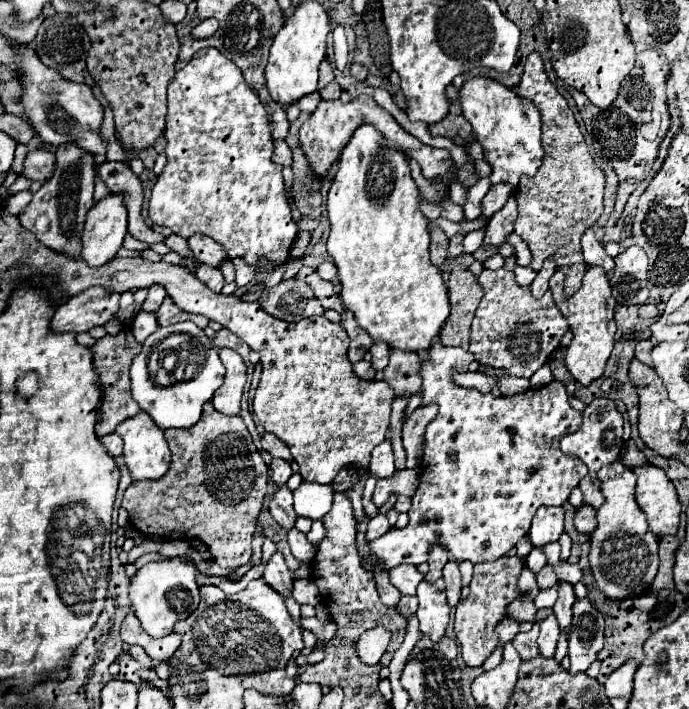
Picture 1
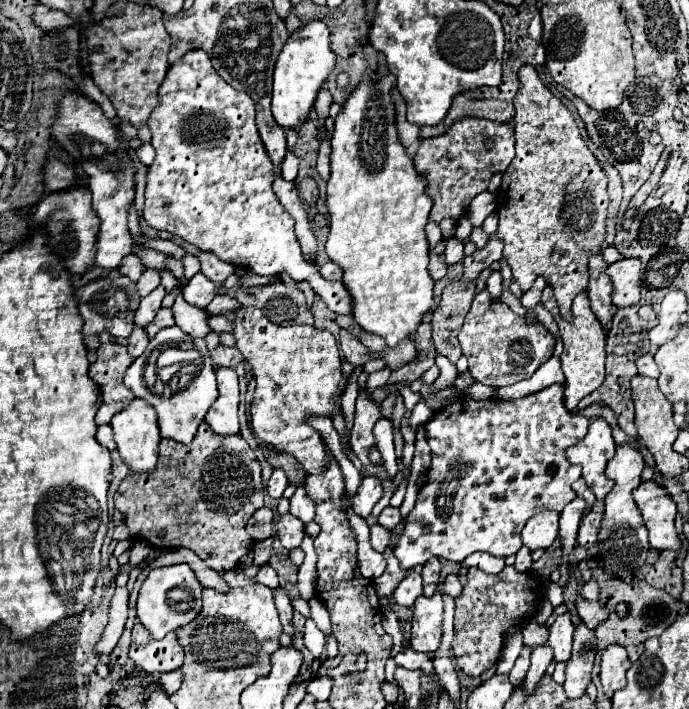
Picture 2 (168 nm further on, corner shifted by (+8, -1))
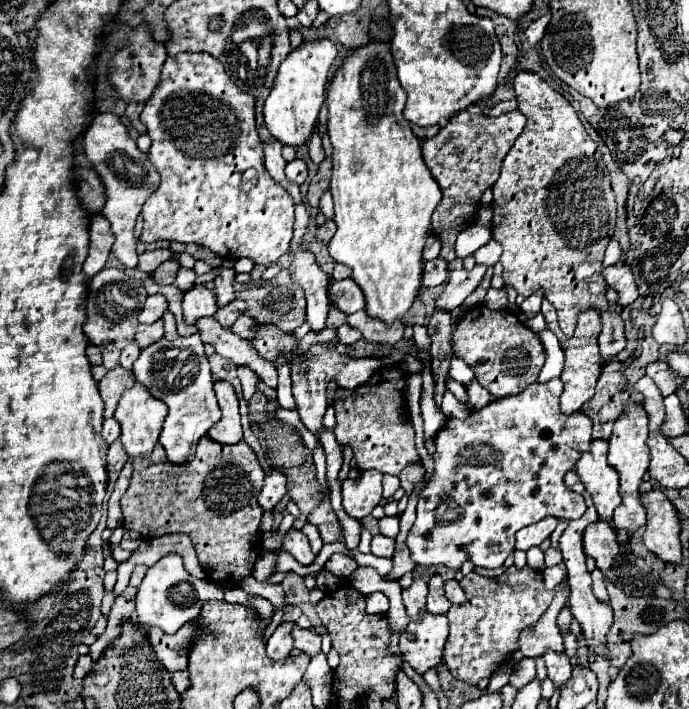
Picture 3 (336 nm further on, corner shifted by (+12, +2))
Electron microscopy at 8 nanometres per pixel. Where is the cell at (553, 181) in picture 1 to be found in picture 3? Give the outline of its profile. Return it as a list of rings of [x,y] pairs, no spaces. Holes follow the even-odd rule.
[[[520,71],[514,77],[514,91],[518,111],[528,121],[524,125],[524,131],[508,151],[502,163],[502,173],[492,187],[492,237],[502,245],[500,263],[504,265],[504,283],[512,285],[524,297],[532,295],[536,289],[542,289],[544,297],[558,311],[562,333],[570,337],[574,333],[578,313],[582,313],[584,309],[608,309],[608,301],[604,297],[606,281],[600,271],[604,249],[616,225],[616,201],[610,187],[610,175],[606,171],[606,165],[602,163],[602,153],[588,137],[574,107],[532,71]]]

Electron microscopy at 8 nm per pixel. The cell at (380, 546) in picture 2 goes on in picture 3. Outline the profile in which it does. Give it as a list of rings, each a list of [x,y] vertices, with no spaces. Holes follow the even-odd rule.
[[[382,533],[372,537],[372,553],[378,557],[392,557],[394,553],[394,539],[386,537]]]

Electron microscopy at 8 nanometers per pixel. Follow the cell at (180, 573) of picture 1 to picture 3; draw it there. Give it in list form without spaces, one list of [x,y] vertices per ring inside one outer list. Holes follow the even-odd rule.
[[[166,555],[146,571],[136,595],[136,615],[142,625],[160,627],[164,633],[176,633],[182,625],[200,615],[204,599],[222,599],[222,595],[220,585],[212,585],[210,579],[202,581],[192,577],[184,569],[180,555]]]

